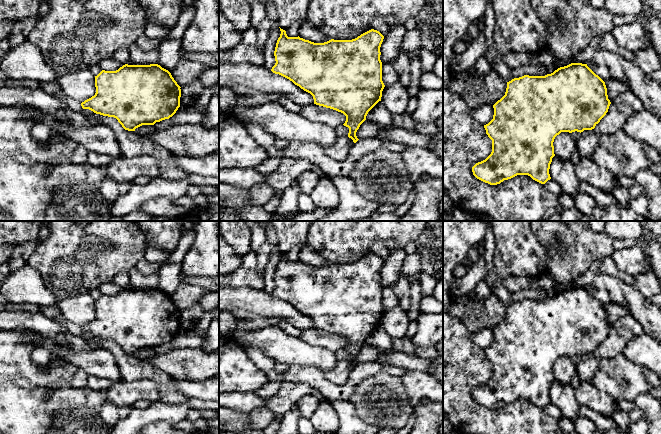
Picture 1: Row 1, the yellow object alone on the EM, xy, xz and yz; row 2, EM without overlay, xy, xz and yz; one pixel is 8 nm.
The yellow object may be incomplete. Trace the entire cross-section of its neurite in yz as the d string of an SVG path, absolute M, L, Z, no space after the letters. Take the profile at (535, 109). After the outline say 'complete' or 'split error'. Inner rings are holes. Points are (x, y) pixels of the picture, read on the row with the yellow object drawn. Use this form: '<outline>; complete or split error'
M571 63L545 76L524 75L512 79L507 82L505 95L493 105L493 119L484 125L486 134L492 140L492 152L485 160L472 167L473 175L490 185L500 184L517 175L528 175L533 180L545 184L551 179L549 169L555 156L555 137L561 132L581 133L594 129L608 112L610 104L605 82L587 64Z; complete

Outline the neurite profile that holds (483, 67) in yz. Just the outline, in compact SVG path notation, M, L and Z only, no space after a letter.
M481 57L477 60L476 65L474 67L476 72L480 76L487 75L491 70L493 70L491 64L485 57Z

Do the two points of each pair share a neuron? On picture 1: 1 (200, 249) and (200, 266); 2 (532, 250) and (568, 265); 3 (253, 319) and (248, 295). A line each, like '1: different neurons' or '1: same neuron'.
1: same neuron
2: different neurons
3: same neuron

